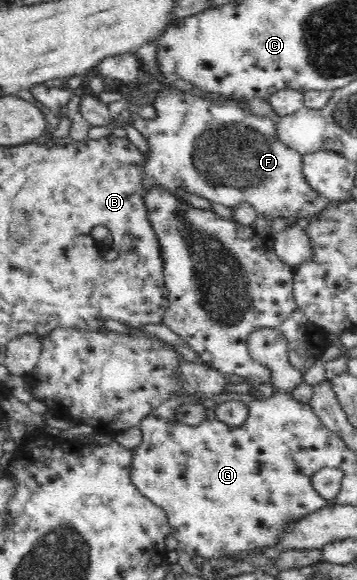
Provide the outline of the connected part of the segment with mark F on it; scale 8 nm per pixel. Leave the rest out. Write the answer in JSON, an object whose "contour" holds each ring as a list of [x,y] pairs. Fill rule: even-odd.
{"contour":[[[171,86],[162,89],[152,105],[156,115],[149,121],[141,120],[136,111],[131,115],[134,128],[148,141],[146,173],[142,177],[146,192],[150,186],[160,184],[182,199],[186,199],[188,195],[198,195],[229,208],[240,202],[250,202],[258,214],[270,216],[272,219],[288,218],[288,225],[294,224],[298,216],[307,218],[320,213],[328,205],[328,201],[317,195],[306,183],[301,172],[303,155],[276,140],[274,131],[277,121],[274,119],[258,117],[235,100],[208,101],[192,95],[189,90],[182,91]]]}

